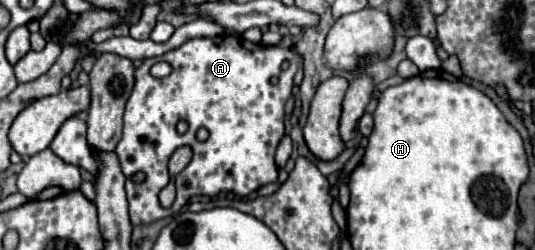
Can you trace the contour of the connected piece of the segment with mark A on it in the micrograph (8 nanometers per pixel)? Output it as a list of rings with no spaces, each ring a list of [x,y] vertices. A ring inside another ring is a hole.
[[[233,36],[191,38],[159,58],[143,60],[135,70],[135,88],[125,108],[123,136],[115,148],[126,177],[131,224],[141,226],[173,216],[191,196],[217,196],[219,192],[247,196],[261,186],[275,182],[275,150],[285,134],[283,106],[291,96],[297,68],[299,54],[295,50],[279,46],[265,48]],[[159,60],[173,64],[173,72],[167,78],[153,78],[149,74],[149,68]],[[285,60],[289,62],[289,68],[281,70]],[[273,76],[279,76],[277,84],[271,84]],[[179,120],[189,124],[185,134],[179,134],[175,128]],[[201,126],[209,130],[205,142],[195,138],[195,132]],[[179,146],[191,146],[193,160],[183,170],[183,182],[179,184],[175,204],[163,208],[159,204],[159,192],[169,184],[167,160]],[[137,172],[145,174],[143,182],[131,180]]]

